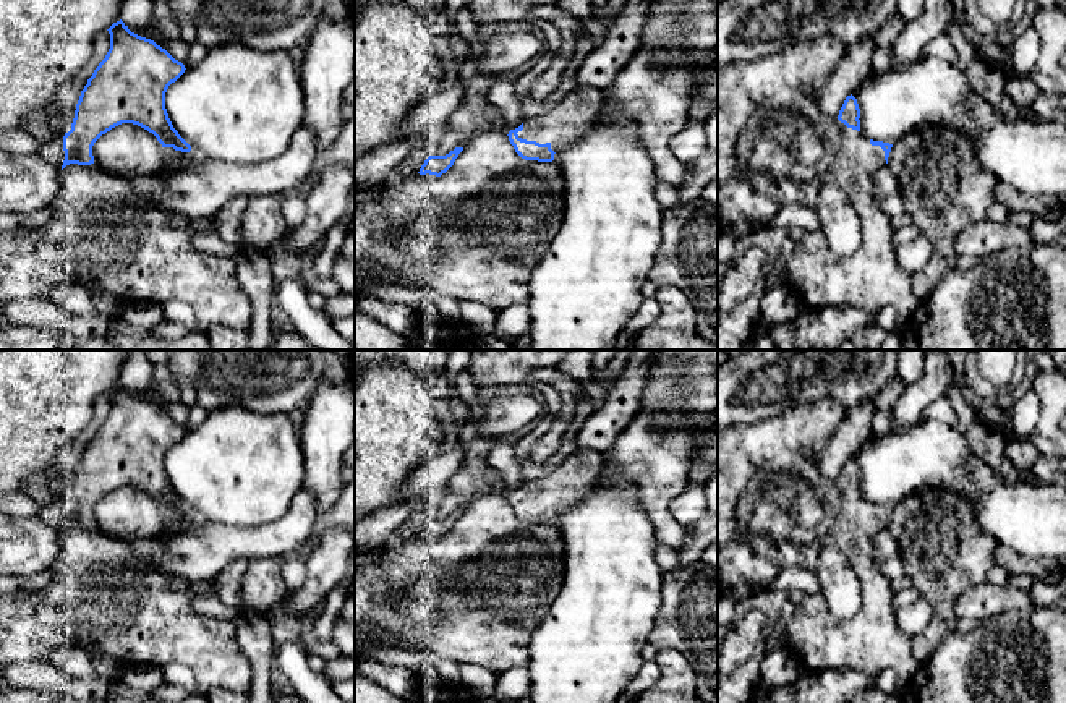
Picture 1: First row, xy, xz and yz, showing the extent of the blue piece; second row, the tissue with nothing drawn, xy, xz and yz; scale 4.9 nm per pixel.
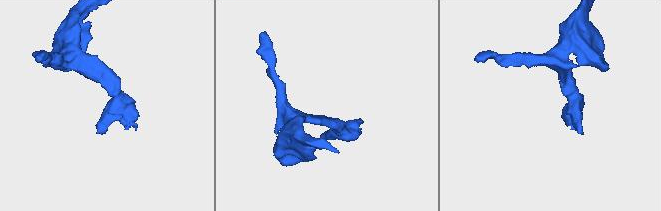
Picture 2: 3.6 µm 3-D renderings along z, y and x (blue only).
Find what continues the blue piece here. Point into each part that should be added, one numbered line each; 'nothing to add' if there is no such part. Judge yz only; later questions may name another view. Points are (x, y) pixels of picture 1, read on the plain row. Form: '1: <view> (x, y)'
1: yz (870, 642)

